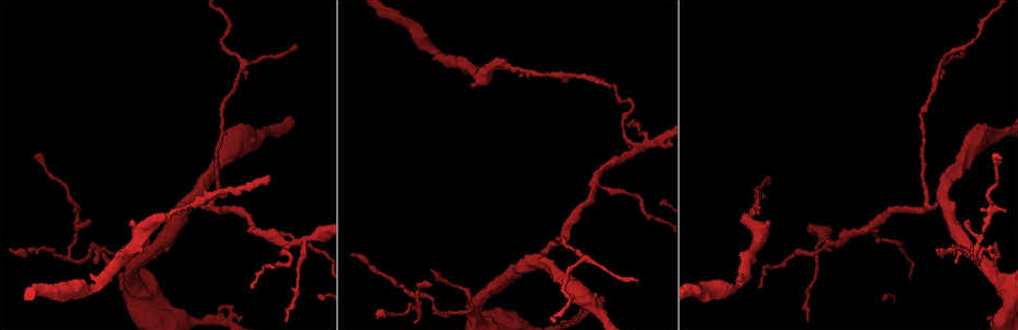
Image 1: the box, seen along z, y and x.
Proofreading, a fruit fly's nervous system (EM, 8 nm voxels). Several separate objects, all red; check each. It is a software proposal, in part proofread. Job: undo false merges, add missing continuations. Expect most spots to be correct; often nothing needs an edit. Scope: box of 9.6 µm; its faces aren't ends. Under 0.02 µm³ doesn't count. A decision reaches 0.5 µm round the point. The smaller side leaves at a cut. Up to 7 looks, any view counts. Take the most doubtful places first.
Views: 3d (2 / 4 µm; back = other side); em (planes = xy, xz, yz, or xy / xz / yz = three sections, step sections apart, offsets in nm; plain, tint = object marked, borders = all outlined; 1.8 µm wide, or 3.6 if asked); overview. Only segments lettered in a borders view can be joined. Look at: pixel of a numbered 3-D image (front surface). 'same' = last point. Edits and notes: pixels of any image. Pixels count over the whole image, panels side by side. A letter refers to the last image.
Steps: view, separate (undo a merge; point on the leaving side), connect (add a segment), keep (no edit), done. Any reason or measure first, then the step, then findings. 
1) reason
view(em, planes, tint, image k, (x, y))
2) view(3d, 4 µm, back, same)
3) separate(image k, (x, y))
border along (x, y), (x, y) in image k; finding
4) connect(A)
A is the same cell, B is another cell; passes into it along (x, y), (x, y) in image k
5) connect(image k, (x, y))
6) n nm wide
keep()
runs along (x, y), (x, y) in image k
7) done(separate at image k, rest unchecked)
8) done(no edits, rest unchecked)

calibre changes
view(3d, 2 µm, image 1, (465, 311))

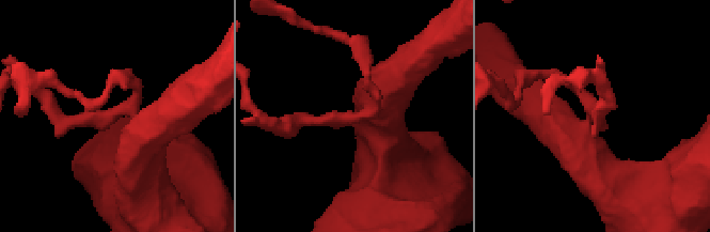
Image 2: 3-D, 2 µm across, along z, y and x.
view(em, yz, step 8, tint, image 2, (362, 114))

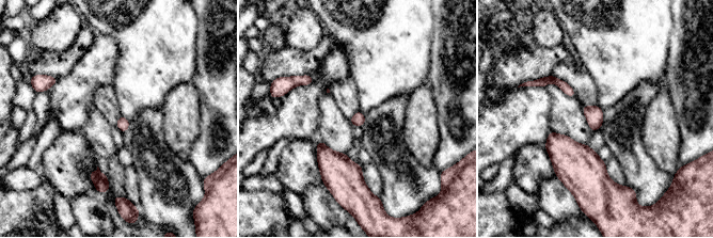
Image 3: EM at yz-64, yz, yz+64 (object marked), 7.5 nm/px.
view(em, planes, borders, same)

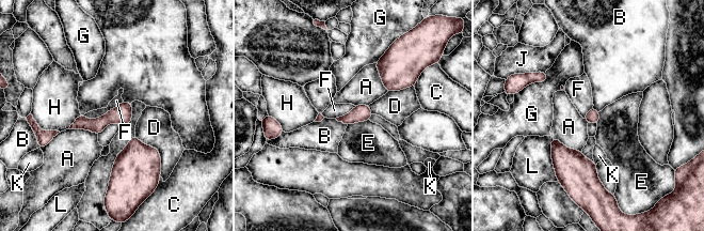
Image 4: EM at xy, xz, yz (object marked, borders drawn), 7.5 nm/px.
keep()
A, B, C, D, E, F, G, H, J, K and L are other cells; border along (123, 101), (102, 116), (83, 116) in image 4; all the same neuron

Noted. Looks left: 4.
three arms meet
view(em, planes, borders, image 1, (635, 150))

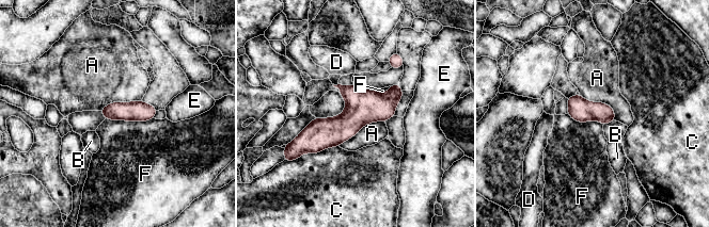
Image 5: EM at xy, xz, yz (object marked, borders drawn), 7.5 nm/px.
keep()
A, B, C, D, E and F are other cells; runs along (397, 87), (301, 146) in image 5; continuous, no second neuron

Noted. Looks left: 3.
calibre changes
view(em, planes, borders, image 1, (181, 208))

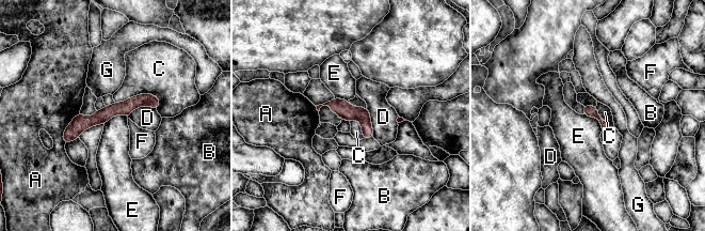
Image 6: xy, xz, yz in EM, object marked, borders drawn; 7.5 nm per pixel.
C touches over 340 nm
keep()
A, B, C, D, E, F and G are other cells; runs along (157, 102), (115, 108), (66, 140) in image 6; all the same neuron

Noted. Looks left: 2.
done(no edits, rest unchecked)

